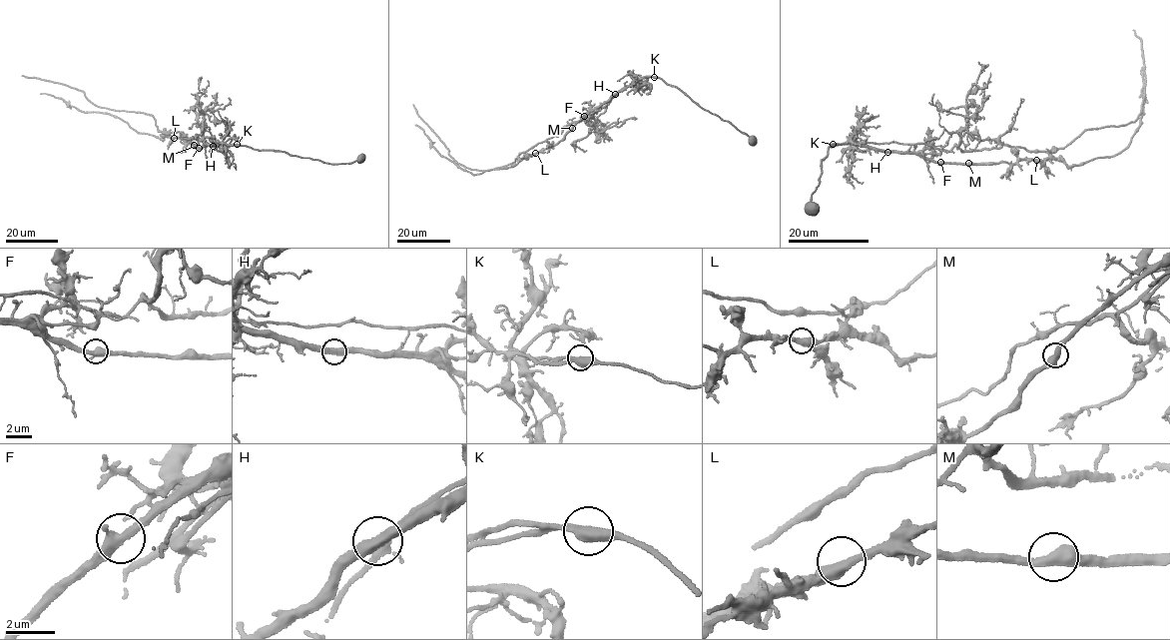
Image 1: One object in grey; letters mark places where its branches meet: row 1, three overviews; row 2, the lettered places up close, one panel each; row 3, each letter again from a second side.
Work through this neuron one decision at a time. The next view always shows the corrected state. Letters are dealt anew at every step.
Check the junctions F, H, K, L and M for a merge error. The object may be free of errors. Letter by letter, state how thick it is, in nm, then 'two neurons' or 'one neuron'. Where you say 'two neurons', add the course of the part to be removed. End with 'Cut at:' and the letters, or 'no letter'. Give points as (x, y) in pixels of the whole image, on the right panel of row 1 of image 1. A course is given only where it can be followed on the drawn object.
F: calibre 460 nm; one neuron
H: calibre 440 nm; one neuron
K: calibre 480 nm; two neurons; course (833, 144), (1063, 148), (1087, 129), (1136, 120), (1142, 112), (1142, 42), (1133, 30)
L: calibre 460 nm; one neuron
M: calibre 480 nm; one neuron
Cut at: K

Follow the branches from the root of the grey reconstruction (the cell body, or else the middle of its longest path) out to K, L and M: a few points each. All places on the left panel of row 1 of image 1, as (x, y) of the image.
K: (359, 158), (352, 163), (331, 164), (236, 144)
L: (359, 158), (331, 164), (222, 143), (199, 148), (174, 138)
M: (359, 158), (352, 163), (331, 164), (245, 146), (222, 143), (213, 146), (205, 144), (199, 148), (194, 145)

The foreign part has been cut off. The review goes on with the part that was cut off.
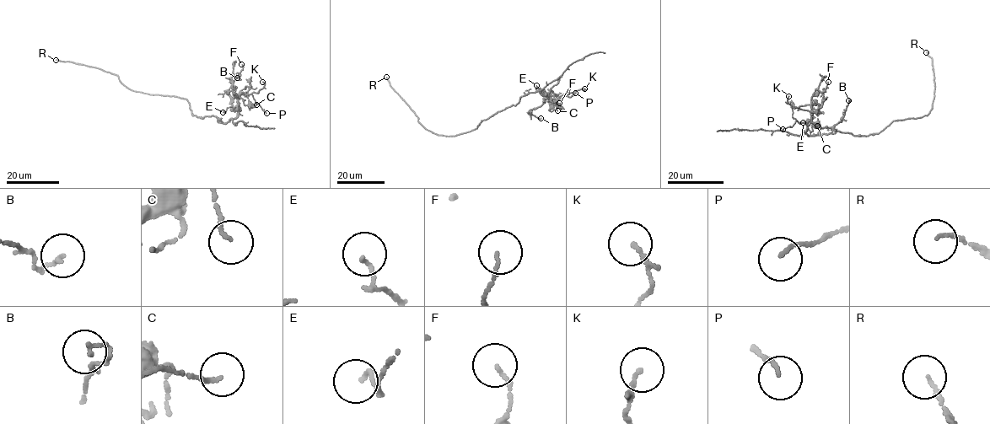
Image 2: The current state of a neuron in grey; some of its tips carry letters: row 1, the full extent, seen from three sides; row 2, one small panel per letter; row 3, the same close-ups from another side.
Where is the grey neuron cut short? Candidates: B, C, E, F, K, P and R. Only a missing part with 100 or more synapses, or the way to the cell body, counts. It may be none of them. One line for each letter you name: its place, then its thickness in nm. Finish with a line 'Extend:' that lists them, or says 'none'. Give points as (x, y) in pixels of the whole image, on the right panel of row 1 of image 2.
R: at (926, 52); 110 nm thick
Extend: R

